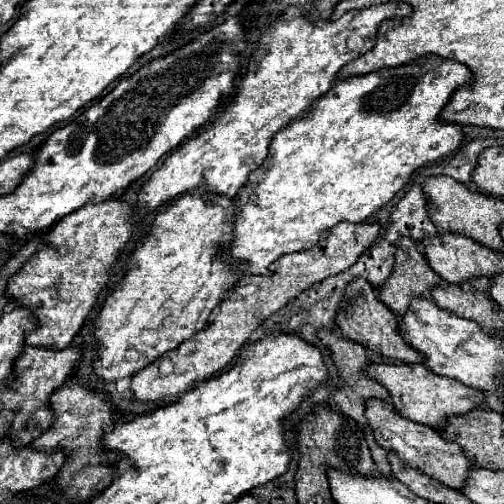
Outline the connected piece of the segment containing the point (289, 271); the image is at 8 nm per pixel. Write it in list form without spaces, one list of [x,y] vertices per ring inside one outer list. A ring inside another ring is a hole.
[[[338,223],[328,231],[328,237],[320,241],[320,245],[314,245],[312,249],[304,253],[286,253],[286,257],[280,257],[272,265],[273,275],[264,279],[258,277],[244,277],[236,287],[232,287],[230,295],[216,305],[216,309],[210,313],[210,319],[206,327],[194,337],[186,339],[180,347],[174,351],[168,351],[154,363],[150,363],[146,369],[138,371],[132,377],[130,391],[134,397],[142,403],[152,403],[162,397],[176,397],[192,389],[196,383],[212,377],[214,373],[222,371],[232,357],[238,353],[238,349],[246,343],[250,333],[272,313],[280,311],[290,299],[300,295],[310,285],[324,281],[330,275],[342,273],[352,263],[358,261],[358,257],[368,249],[368,245],[374,243],[374,239],[380,233],[378,223]],[[242,285],[250,285],[250,291],[244,291]]]

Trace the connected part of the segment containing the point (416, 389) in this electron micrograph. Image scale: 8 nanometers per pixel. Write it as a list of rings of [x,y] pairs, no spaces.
[[[370,363],[366,369],[370,379],[376,379],[388,395],[398,413],[402,413],[406,419],[412,419],[416,423],[430,425],[434,429],[444,427],[446,419],[458,413],[468,413],[476,405],[484,401],[484,393],[472,387],[466,387],[458,383],[456,379],[448,379],[442,375],[432,373],[426,365],[414,363],[414,365],[386,365],[386,363]]]

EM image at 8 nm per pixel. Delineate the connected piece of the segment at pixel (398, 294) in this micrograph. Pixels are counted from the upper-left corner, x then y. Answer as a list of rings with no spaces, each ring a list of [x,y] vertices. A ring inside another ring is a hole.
[[[400,237],[396,241],[394,267],[388,283],[380,285],[380,299],[402,317],[408,311],[410,299],[418,295],[428,295],[430,289],[440,283],[440,277],[424,261],[424,253],[410,237]]]

